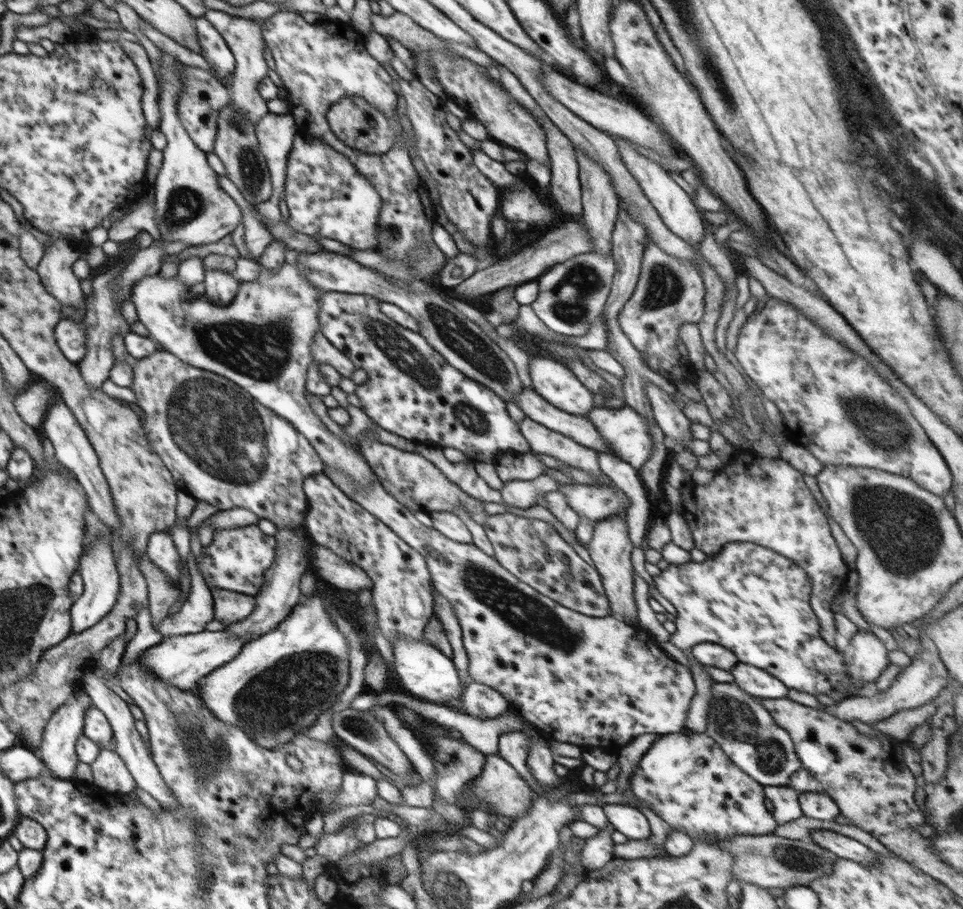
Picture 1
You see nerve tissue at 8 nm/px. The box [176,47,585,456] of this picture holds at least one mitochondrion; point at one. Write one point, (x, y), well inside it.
(260, 351)

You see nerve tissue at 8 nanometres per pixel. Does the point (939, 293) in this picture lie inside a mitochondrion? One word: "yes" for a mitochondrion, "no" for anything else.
no

